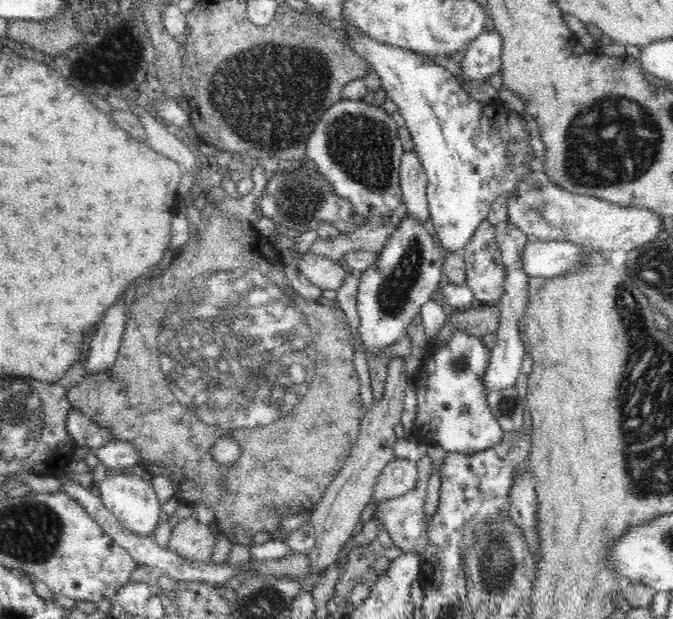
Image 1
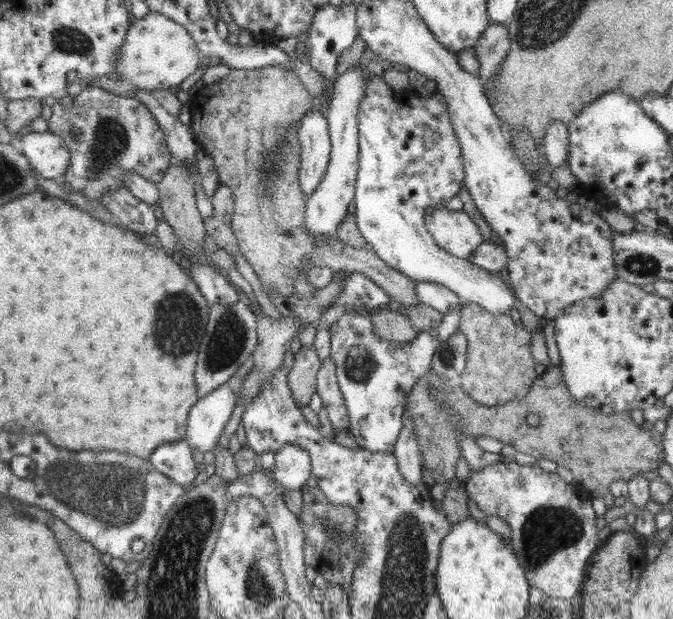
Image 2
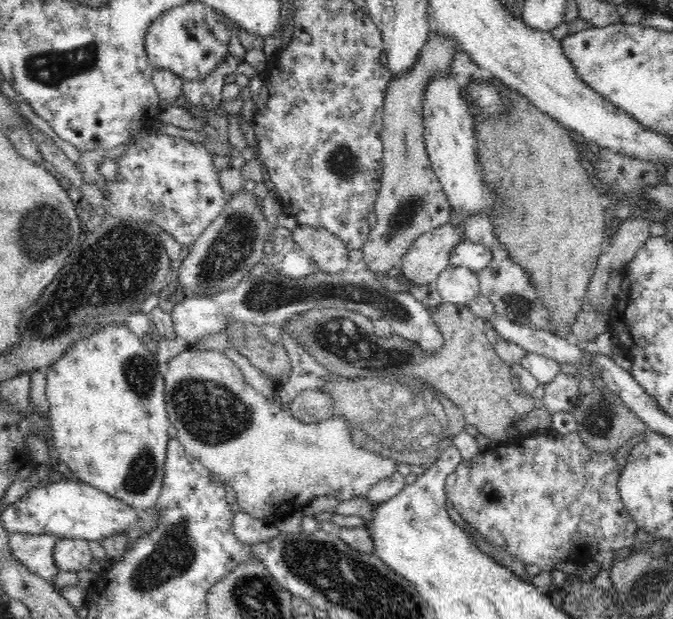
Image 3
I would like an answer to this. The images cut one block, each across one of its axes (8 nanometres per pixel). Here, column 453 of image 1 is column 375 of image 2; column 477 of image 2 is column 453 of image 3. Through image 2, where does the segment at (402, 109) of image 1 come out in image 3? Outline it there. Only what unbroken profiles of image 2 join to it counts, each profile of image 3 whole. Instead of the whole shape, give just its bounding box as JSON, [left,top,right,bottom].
[436,266,480,305]

